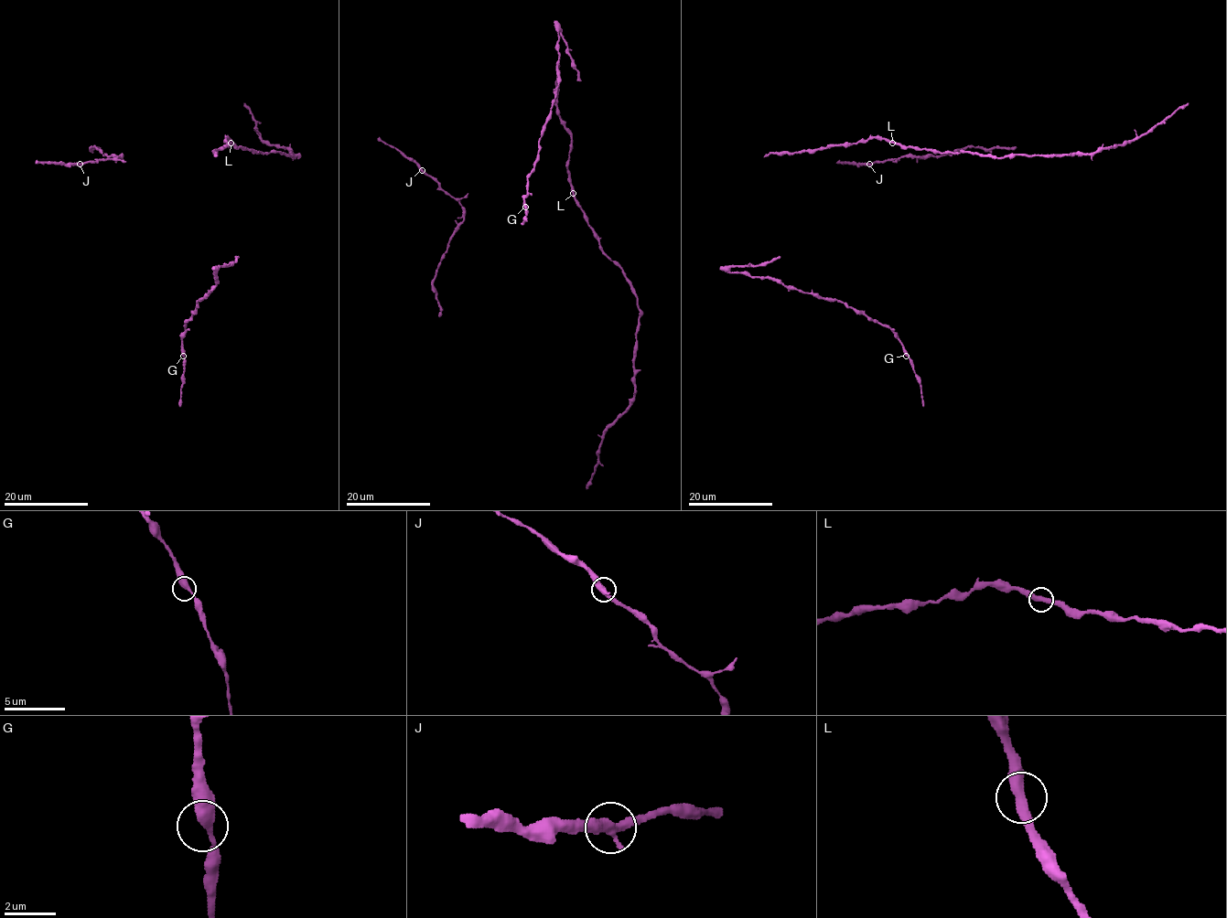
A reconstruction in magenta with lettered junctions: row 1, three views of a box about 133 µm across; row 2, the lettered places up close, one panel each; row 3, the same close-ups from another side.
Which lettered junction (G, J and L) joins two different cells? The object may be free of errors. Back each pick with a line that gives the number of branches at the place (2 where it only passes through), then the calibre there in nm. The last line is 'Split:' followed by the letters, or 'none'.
Split: none

